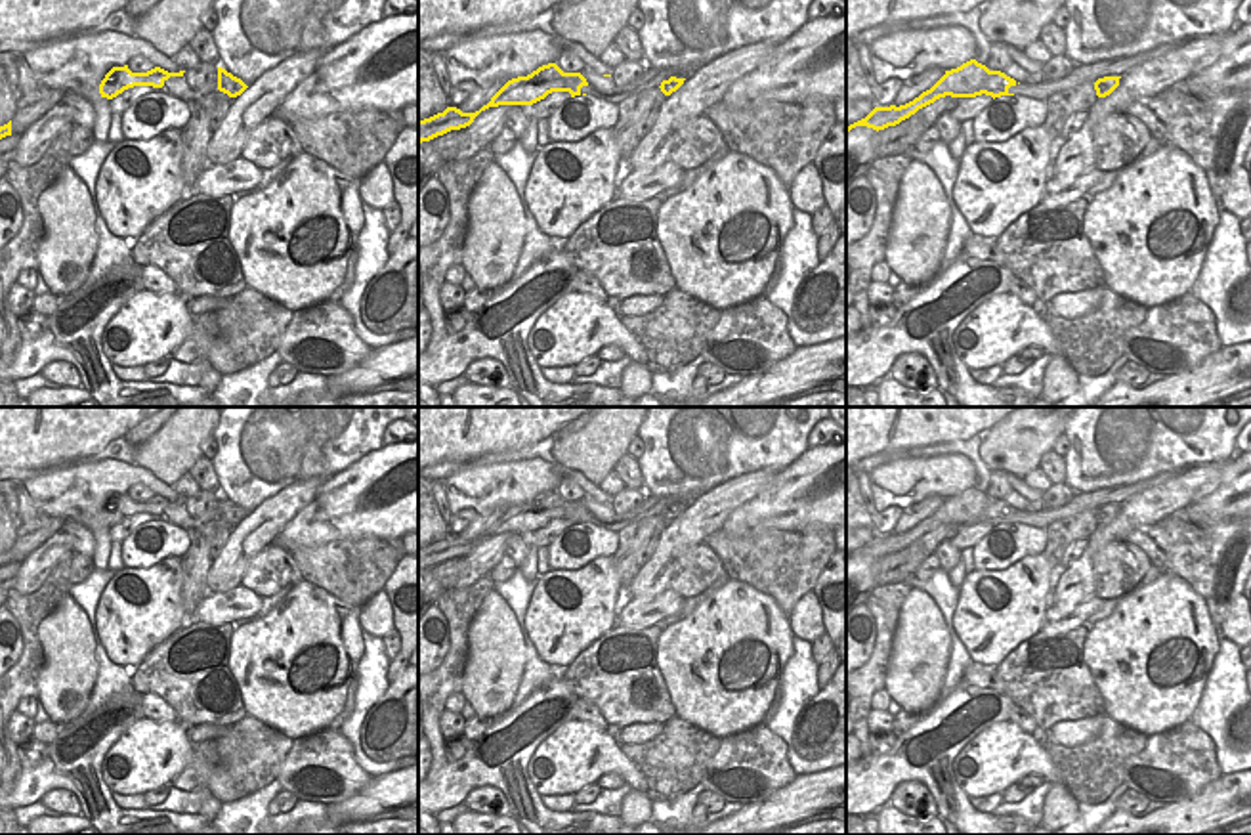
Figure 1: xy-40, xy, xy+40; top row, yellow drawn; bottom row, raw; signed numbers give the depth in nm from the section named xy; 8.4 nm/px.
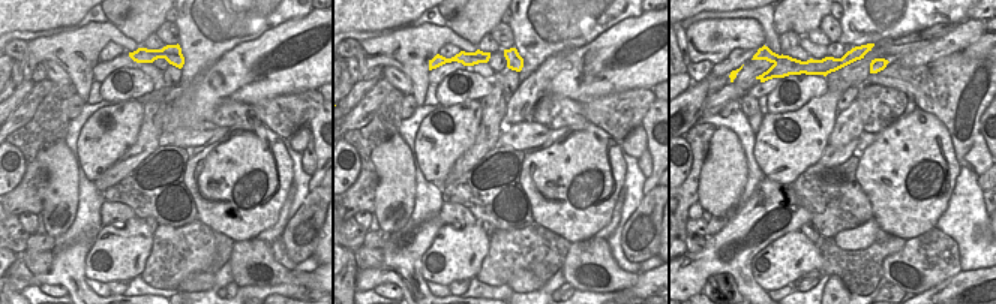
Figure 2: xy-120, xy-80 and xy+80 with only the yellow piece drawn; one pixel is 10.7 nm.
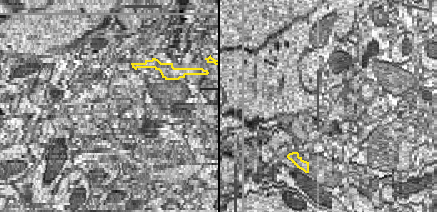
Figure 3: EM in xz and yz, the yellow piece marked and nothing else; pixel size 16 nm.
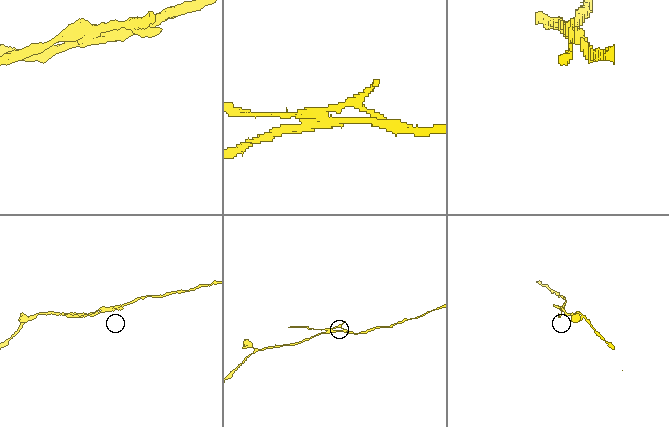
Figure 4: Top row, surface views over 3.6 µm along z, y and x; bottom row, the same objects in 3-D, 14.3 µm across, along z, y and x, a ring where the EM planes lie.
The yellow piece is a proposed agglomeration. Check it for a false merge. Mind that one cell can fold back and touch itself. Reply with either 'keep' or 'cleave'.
cleave

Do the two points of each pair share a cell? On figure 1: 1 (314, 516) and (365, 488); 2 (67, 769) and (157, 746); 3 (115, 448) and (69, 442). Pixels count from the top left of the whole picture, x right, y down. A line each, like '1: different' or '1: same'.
1: same
2: different
3: different

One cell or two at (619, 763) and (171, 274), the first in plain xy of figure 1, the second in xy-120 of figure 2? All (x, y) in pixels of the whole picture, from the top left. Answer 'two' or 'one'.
two

